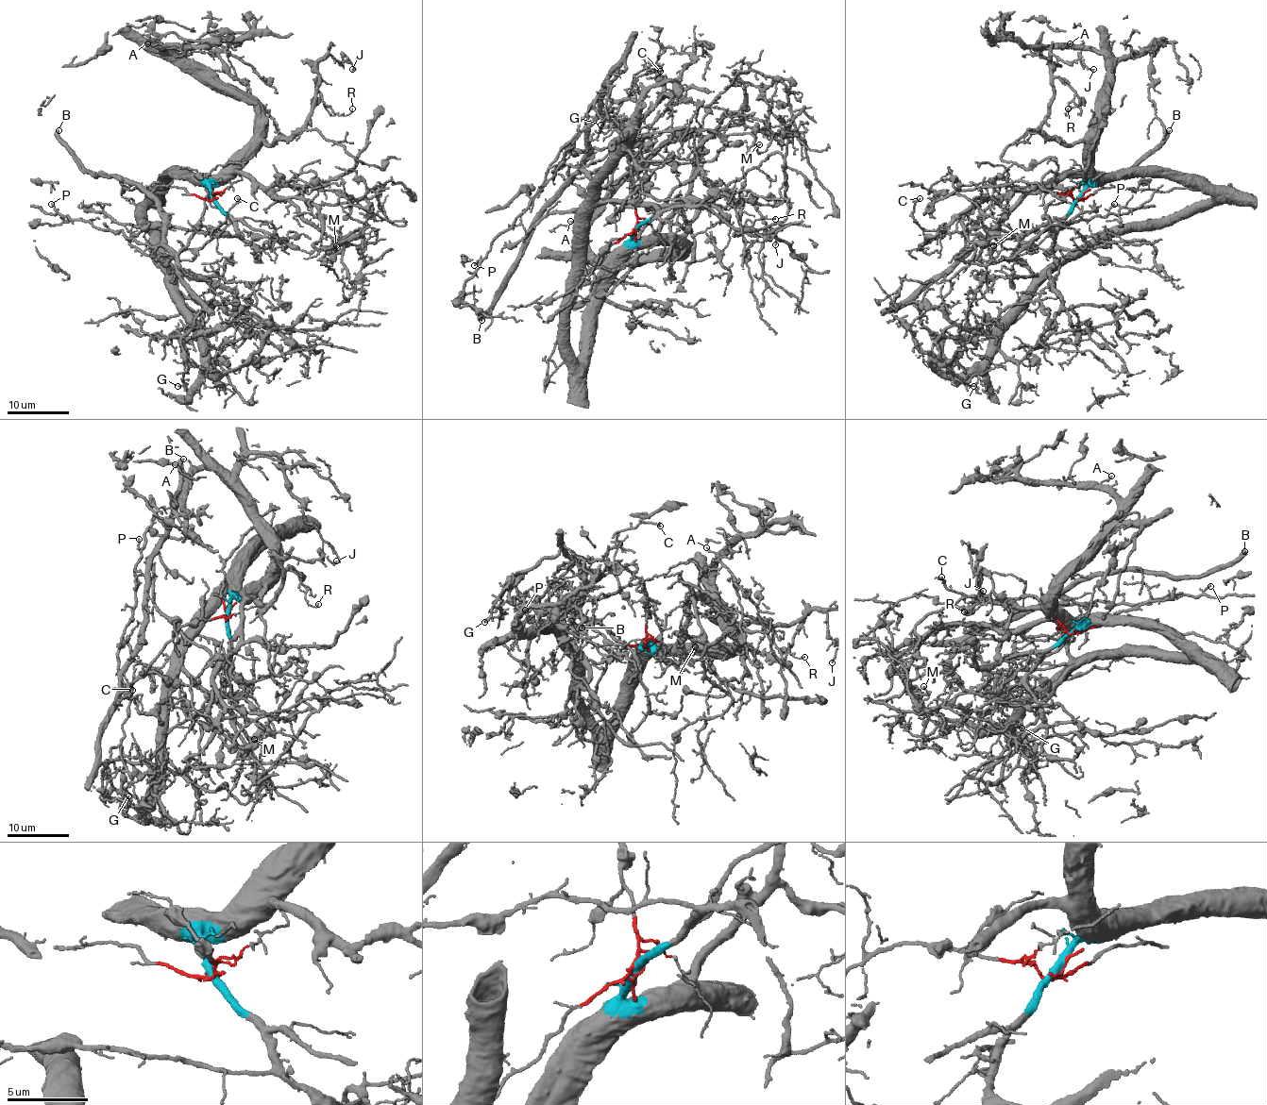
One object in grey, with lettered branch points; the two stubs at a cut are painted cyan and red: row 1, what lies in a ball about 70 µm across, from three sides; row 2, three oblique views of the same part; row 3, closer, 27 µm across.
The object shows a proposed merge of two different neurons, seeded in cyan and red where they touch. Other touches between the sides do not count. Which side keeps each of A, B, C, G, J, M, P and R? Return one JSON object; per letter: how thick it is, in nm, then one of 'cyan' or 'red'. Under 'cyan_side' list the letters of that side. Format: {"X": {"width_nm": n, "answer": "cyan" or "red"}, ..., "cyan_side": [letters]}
{"A": {"width_nm": 130, "answer": "cyan"}, "B": {"width_nm": 360, "answer": "red"}, "C": {"width_nm": 100, "answer": "red"}, "G": {"width_nm": 140, "answer": "red"}, "J": {"width_nm": 110, "answer": "cyan"}, "M": {"width_nm": 100, "answer": "cyan"}, "P": {"width_nm": 130, "answer": "red"}, "R": {"width_nm": 100, "answer": "cyan"}, "cyan_side": ["A", "J", "M", "R"]}

